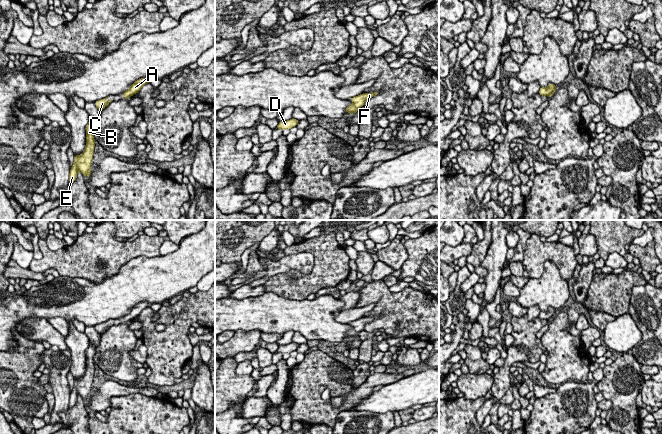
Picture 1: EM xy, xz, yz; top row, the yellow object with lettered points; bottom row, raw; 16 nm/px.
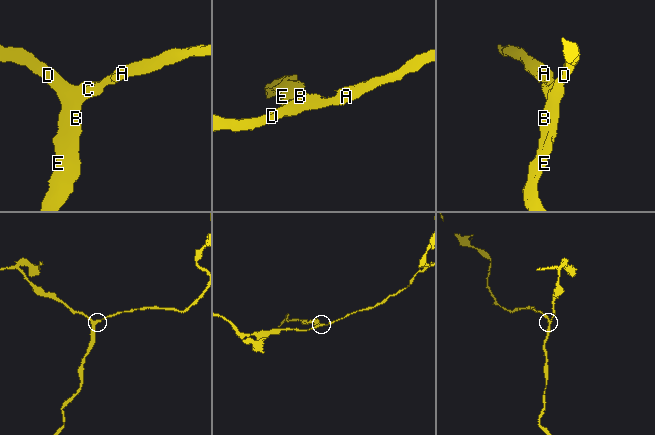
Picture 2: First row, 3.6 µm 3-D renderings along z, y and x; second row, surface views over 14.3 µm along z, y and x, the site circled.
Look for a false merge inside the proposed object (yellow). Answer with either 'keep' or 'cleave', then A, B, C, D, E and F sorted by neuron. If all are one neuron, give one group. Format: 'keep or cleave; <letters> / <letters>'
keep; A B C D E F

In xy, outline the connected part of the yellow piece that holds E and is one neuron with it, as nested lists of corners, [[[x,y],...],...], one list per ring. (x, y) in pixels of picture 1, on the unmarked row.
[[[90,342],[89,347],[87,348],[86,354],[86,370],[81,379],[74,379],[74,386],[70,392],[69,397],[69,407],[75,406],[77,402],[77,397],[80,395],[83,400],[91,399],[91,389],[94,378],[95,363],[94,363],[94,354],[96,350],[94,345]]]

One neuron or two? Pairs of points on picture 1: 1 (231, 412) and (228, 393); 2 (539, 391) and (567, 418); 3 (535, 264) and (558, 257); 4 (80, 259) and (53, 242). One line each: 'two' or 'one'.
1: two
2: two
3: one
4: two

